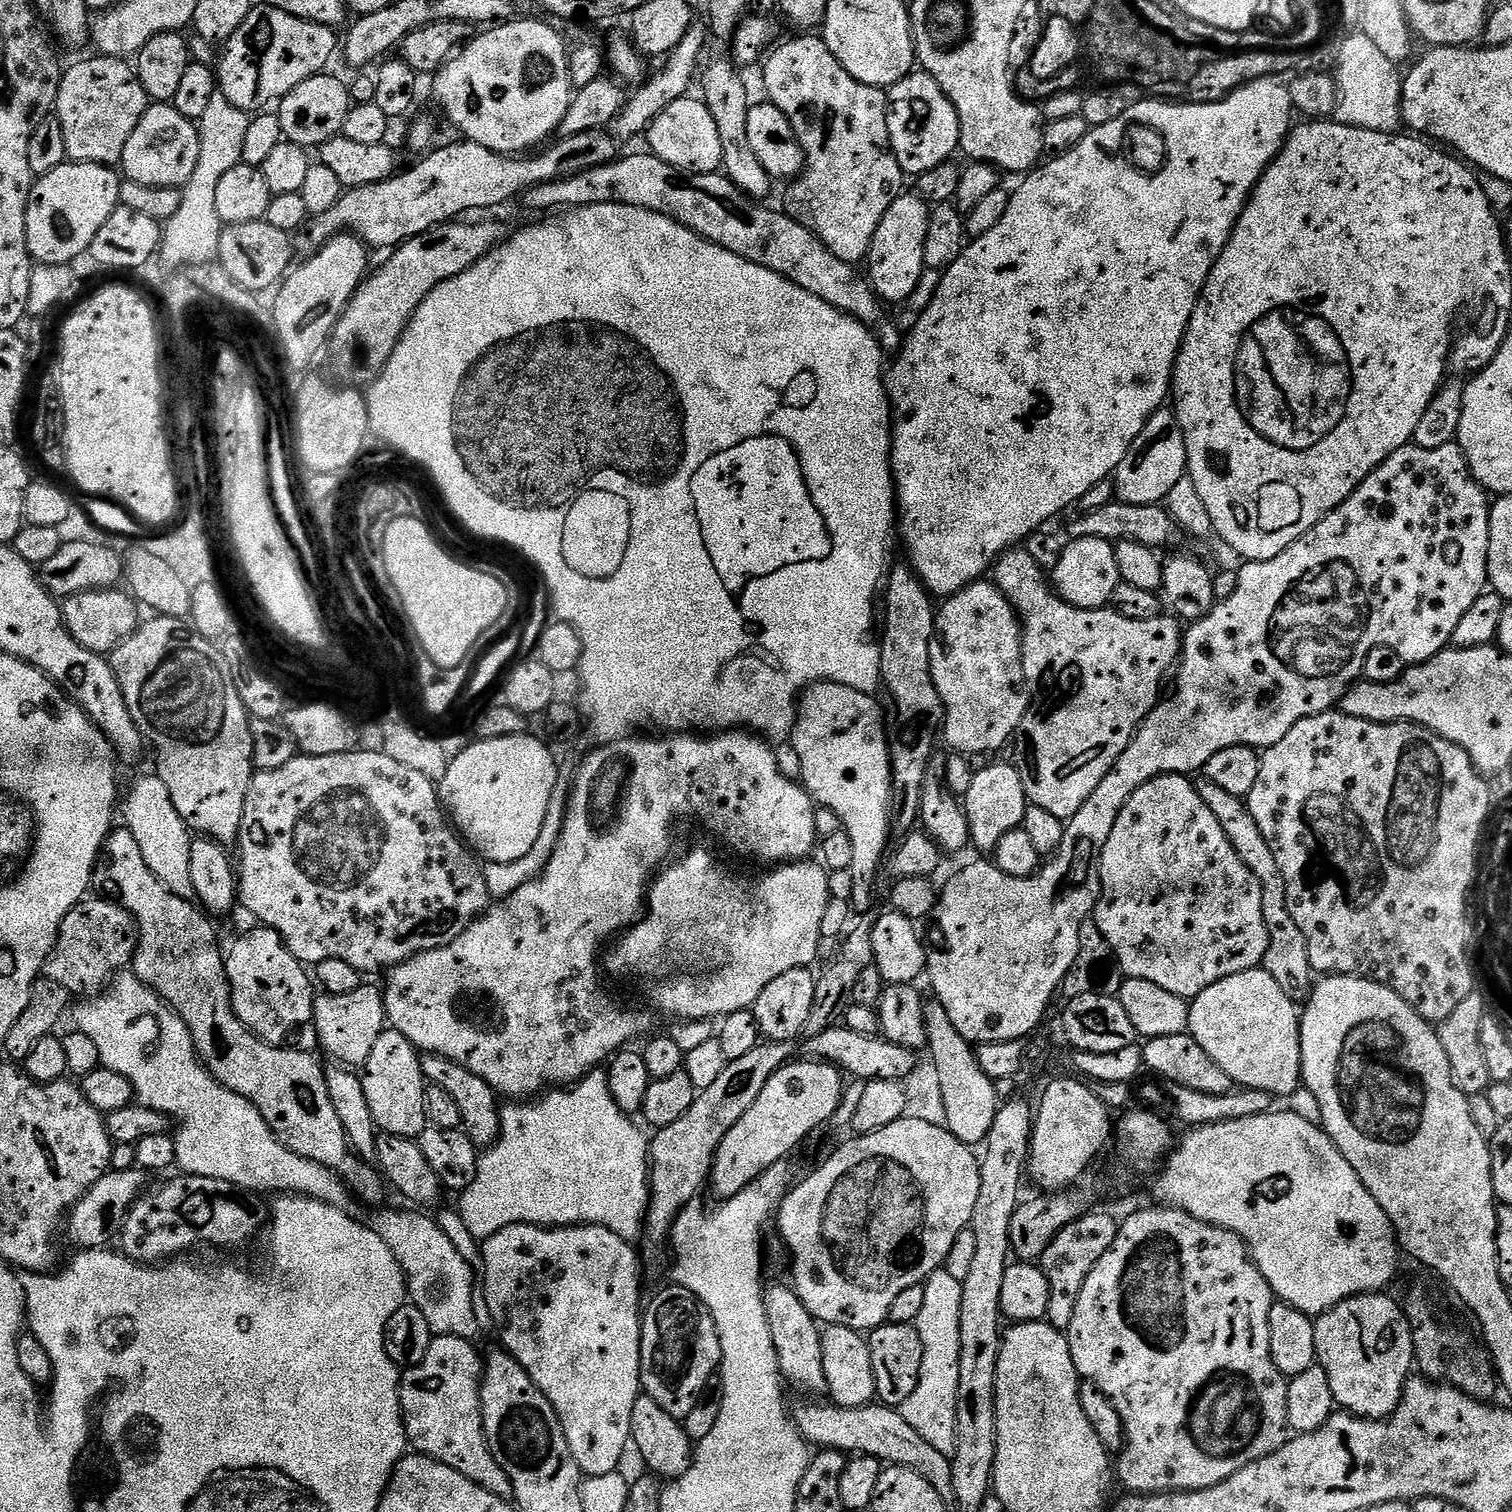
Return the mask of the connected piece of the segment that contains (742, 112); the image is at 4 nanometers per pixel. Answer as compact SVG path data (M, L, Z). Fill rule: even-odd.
M731 59L712 60L703 65L704 93L702 99L704 105L710 110L710 118L714 118L714 126L718 126L718 139L722 142L722 168L729 180L733 180L747 196L753 200L763 201L764 196L772 192L774 177L762 170L762 162L754 155L754 149L746 134L746 114L750 107L748 100L748 88L740 77L741 69Z

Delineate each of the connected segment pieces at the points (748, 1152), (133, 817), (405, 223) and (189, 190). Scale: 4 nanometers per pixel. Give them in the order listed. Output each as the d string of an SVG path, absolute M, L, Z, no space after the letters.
M800 1058L778 1069L770 1082L766 1082L762 1094L758 1094L754 1106L750 1106L750 1110L746 1110L746 1114L742 1114L728 1131L726 1138L722 1138L716 1161L712 1163L710 1192L712 1188L713 1194L720 1196L721 1201L729 1200L753 1184L763 1172L768 1172L774 1162L789 1159L792 1151L815 1128L831 1121L844 1098L845 1087L846 1080L840 1069L822 1060Z
M144 776L129 786L125 796L123 793L122 824L130 830L130 834L134 834L142 850L142 858L146 858L146 866L154 870L156 877L172 893L193 899L195 892L190 879L190 856L194 836L178 810L174 810L174 802L170 802L170 790L166 790L166 782L162 782L160 776Z
M601 130L566 136L557 139L553 148L540 150L545 152L537 151L519 158L491 152L473 140L457 139L457 144L437 147L417 159L420 161L409 172L401 171L391 180L345 191L340 200L326 210L326 214L311 221L307 229L308 240L312 246L319 246L336 236L351 233L373 249L395 249L404 241L412 240L431 228L463 217L460 216L463 212L472 212L475 208L496 208L516 195L517 199L542 182L570 178L574 174L582 174L582 170L608 164L618 156L617 141L611 135L608 137L608 134Z
M216 91L214 98L210 98L206 111L202 113L202 118L198 122L198 166L194 166L194 174L190 174L190 178L184 183L184 197L178 214L174 214L174 218L170 218L162 228L162 243L158 256L159 259L164 259L172 270L217 259L222 225L214 197L221 178L241 163L242 146L246 142L246 126L249 119L249 113L234 106L234 102L227 100L219 91Z

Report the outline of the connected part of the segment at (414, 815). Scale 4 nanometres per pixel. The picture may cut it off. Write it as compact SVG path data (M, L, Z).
M381 750L360 751L325 756L298 754L293 760L286 762L286 766L278 766L278 770L257 771L253 775L250 790L246 794L238 841L238 900L241 905L244 903L248 907L250 915L260 919L257 921L263 927L272 928L283 938L290 954L294 954L294 958L301 964L315 966L326 962L326 958L342 958L342 962L350 962L354 970L368 974L378 971L379 968L395 968L420 952L429 952L454 942L478 917L488 911L490 897L481 861L469 851L465 841L454 831L440 803L437 785L430 778L412 770L410 766L388 758Z

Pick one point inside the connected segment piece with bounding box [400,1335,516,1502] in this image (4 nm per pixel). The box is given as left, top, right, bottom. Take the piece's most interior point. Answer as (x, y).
(440, 1398)

